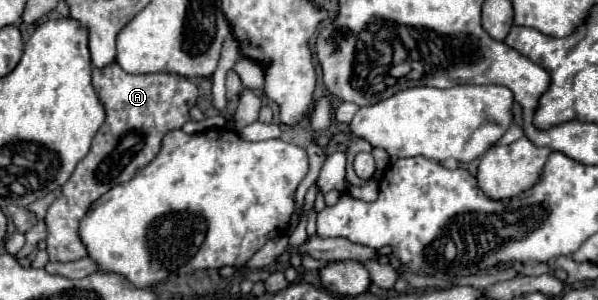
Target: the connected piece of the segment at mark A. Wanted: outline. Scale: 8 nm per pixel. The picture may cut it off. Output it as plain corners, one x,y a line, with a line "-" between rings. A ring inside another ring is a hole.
117,62
93,68
93,86
105,106
105,122
93,138
89,154
77,164
71,178
63,184
63,194
57,198
47,214
47,254
51,262
73,262
87,256
79,238
79,222
89,206
113,186
131,180
145,168
159,152
161,140
167,132
181,128
189,120
189,110
197,100
197,86
185,76
157,72
157,74
129,74

